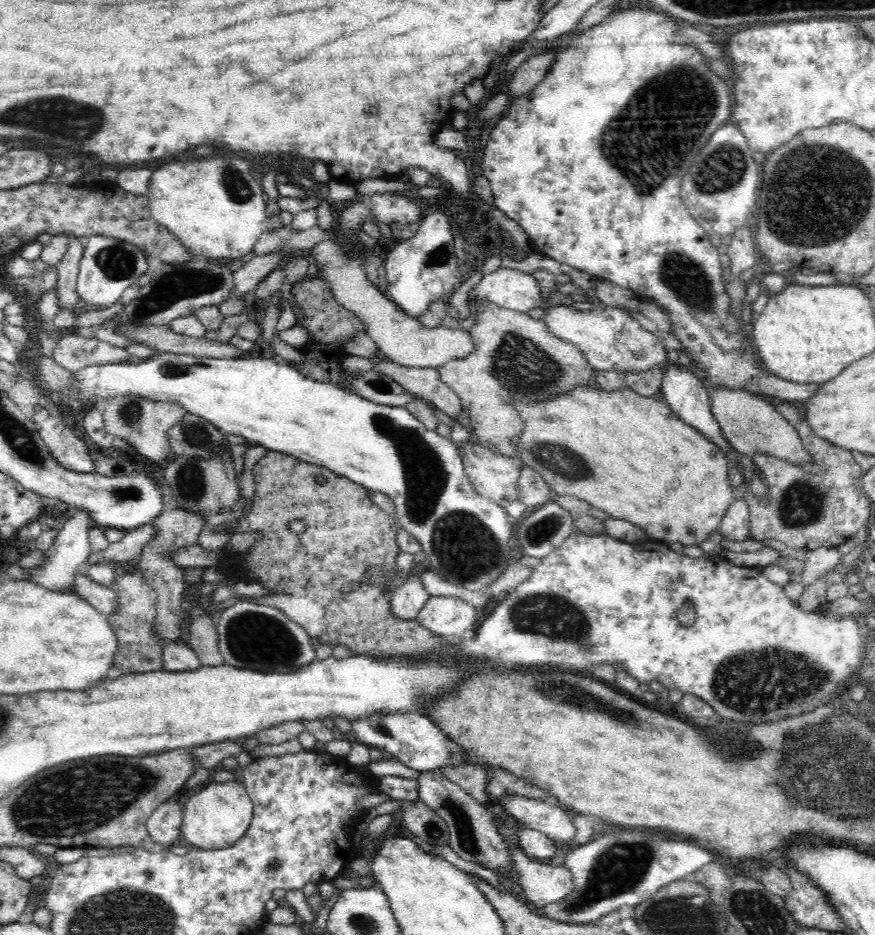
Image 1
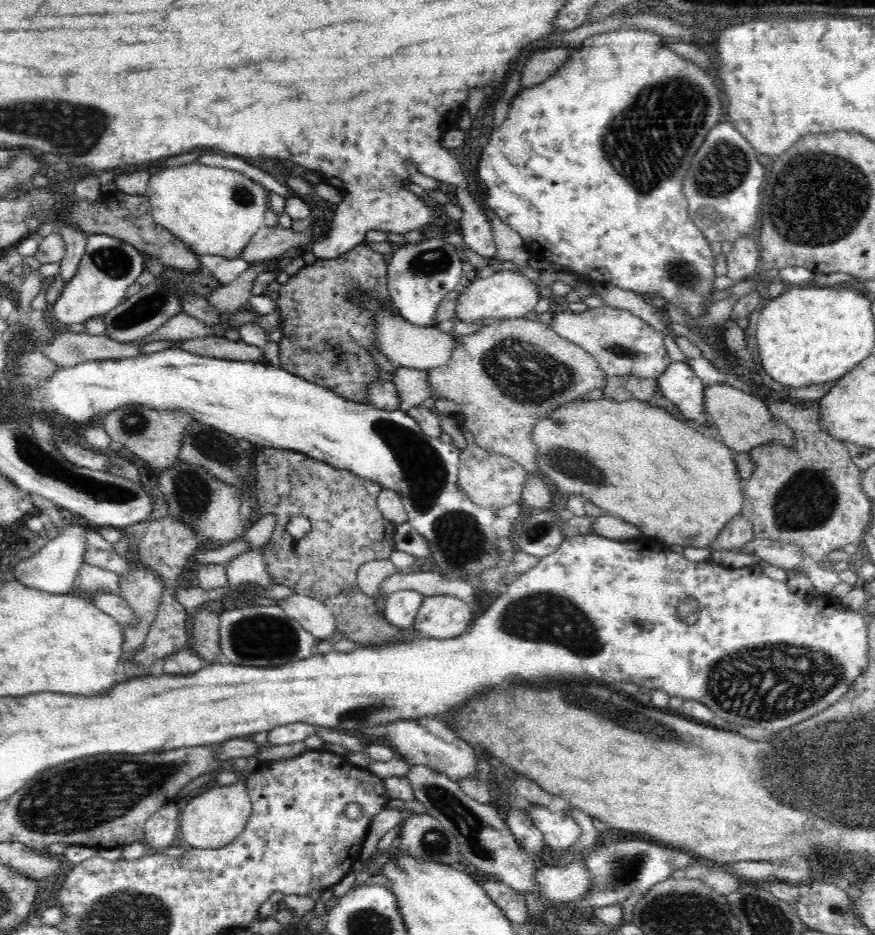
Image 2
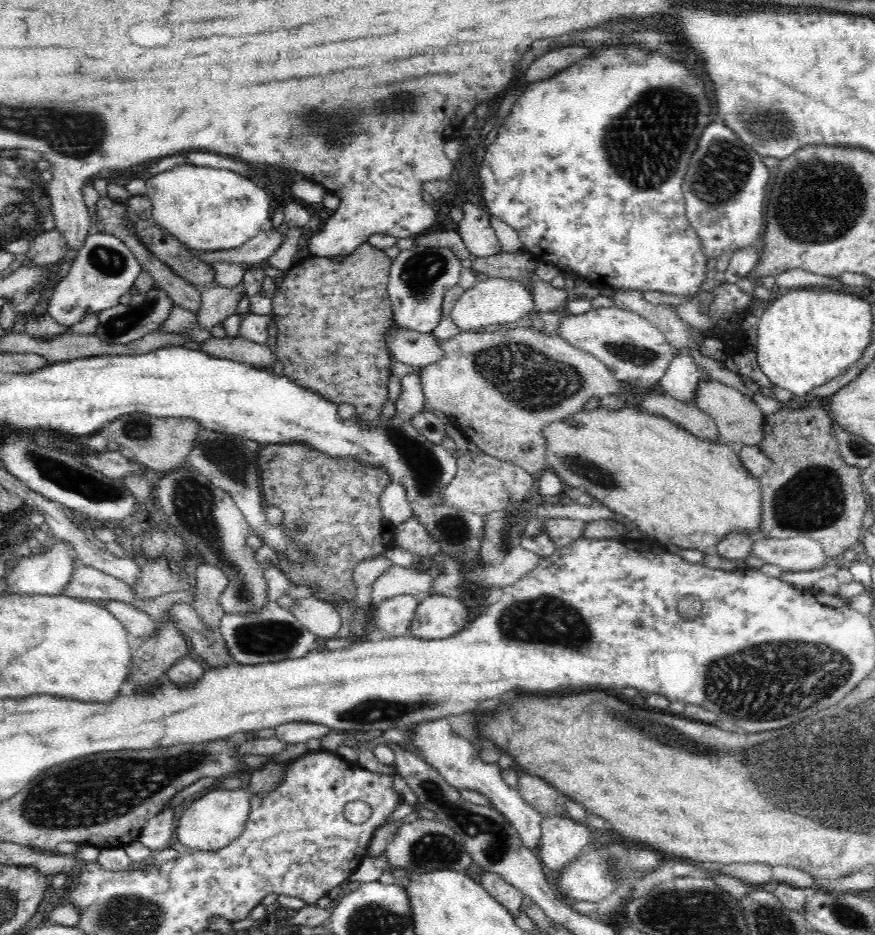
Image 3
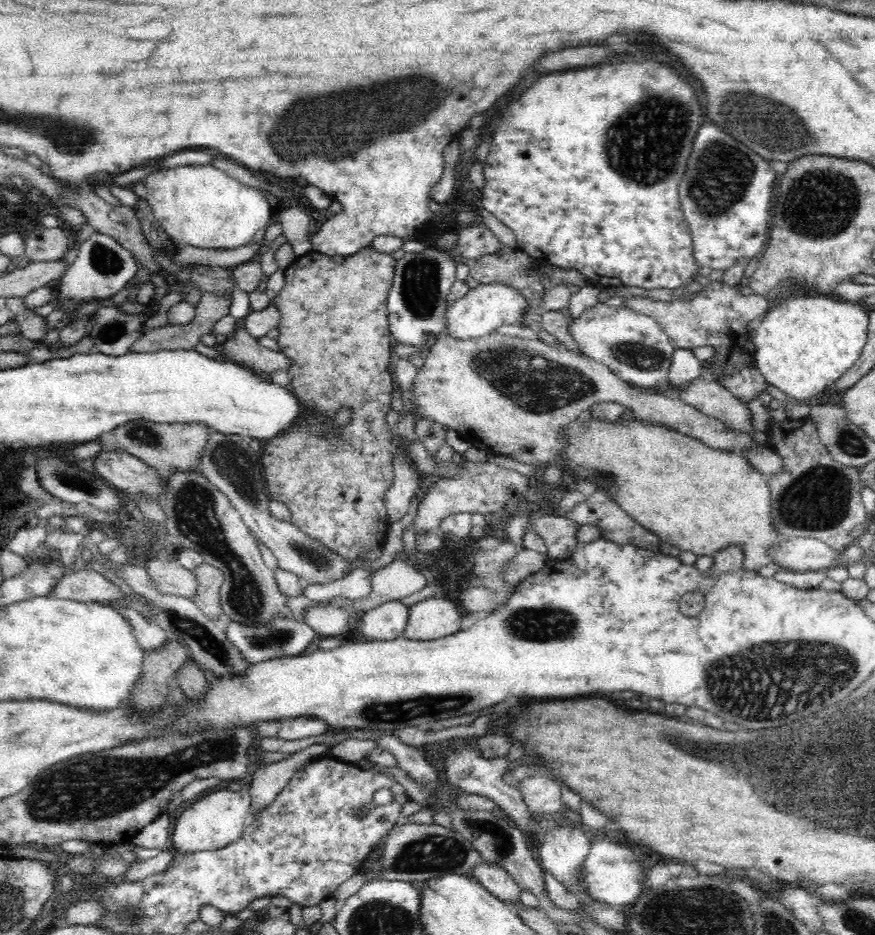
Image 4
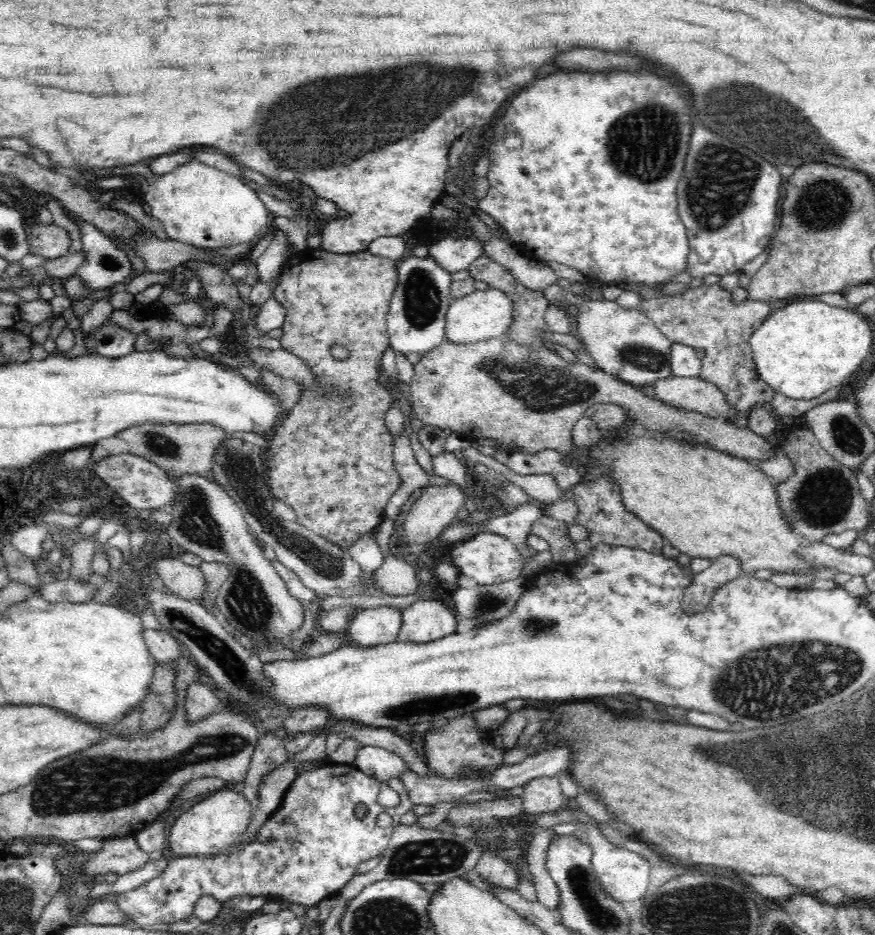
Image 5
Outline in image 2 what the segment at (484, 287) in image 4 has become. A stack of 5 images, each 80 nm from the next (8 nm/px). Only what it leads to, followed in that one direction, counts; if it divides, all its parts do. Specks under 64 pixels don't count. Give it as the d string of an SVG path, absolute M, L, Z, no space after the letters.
M498 271L486 278L478 278L466 288L457 300L456 316L468 324L496 320L498 318L520 318L534 310L540 302L537 286L518 271Z

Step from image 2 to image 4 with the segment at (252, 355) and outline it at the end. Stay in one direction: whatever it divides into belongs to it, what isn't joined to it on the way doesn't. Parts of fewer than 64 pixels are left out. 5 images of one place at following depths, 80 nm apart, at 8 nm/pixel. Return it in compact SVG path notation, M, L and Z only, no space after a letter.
M244 318L235 322L235 337L226 340L224 344L217 344L213 355L246 364L254 372L263 375L288 371L293 366L292 360L280 350L270 350L260 346L259 342L244 329Z

